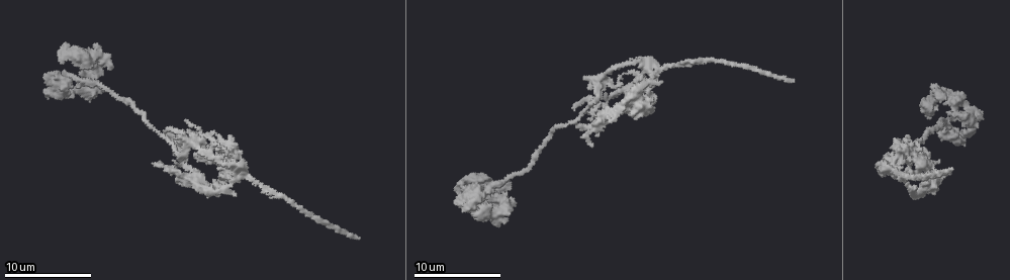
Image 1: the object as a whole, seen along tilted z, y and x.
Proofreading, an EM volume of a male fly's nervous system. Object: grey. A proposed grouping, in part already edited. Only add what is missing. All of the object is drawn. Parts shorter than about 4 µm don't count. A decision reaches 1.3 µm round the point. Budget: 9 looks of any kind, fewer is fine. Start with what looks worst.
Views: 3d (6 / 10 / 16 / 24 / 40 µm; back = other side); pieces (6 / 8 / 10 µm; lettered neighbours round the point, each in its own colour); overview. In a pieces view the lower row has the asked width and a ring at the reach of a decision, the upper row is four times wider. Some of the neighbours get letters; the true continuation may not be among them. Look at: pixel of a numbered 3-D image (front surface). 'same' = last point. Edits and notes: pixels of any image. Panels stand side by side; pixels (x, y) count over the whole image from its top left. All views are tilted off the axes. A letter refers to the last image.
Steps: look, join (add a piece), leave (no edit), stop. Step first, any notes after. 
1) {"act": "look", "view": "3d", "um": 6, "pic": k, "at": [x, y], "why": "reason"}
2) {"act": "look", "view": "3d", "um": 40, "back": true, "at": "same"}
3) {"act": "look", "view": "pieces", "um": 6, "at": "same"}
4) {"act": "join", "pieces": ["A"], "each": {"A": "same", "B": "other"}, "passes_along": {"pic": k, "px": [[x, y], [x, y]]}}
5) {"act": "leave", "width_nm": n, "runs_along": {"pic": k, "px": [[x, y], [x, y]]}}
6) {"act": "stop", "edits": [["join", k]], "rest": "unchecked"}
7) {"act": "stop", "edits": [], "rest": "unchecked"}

{"act": "look", "view": "pieces", "um": 6, "pic": 1, "at": [355, 239], "why": "long arm stops here"}

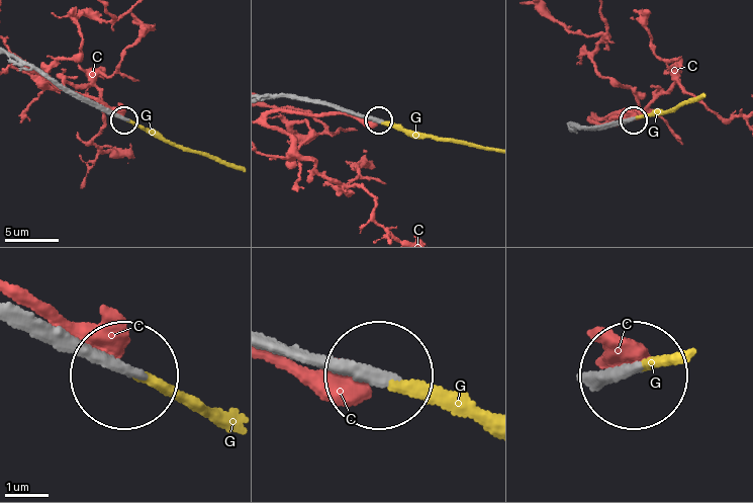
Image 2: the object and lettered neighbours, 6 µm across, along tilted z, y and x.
{"act": "join", "pieces": ["G"], "each": {"C": "other", "G": "same"}, "passes_along": {"pic": 2, "px": [[104, 108], [179, 147], [233, 164]]}, "found": "the cell continues"}

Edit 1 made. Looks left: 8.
{"act": "look", "view": "pieces", "um": 10, "pic": 1, "at": [590, 143]}

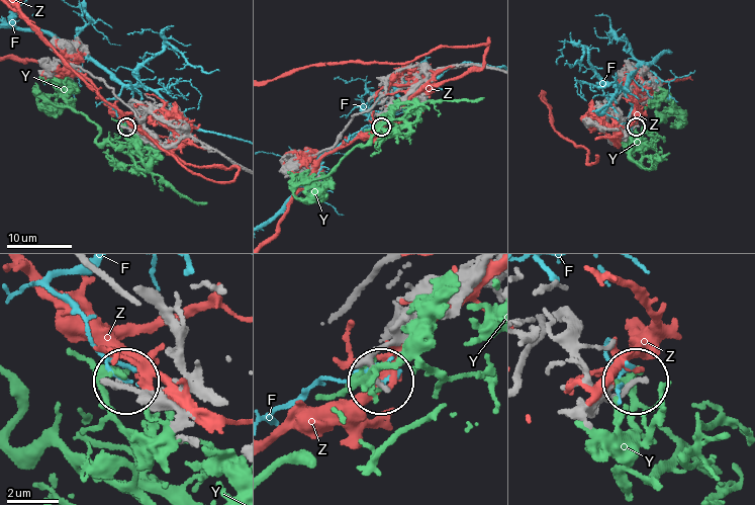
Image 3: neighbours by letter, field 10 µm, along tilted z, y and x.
{"act": "leave", "each": {"F": "other", "Y": "other", "Z": "other"}, "found": "none of them fits"}

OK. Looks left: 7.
{"act": "look", "view": "3d", "um": 10, "pic": 1, "at": [575, 107], "why": "an open end"}

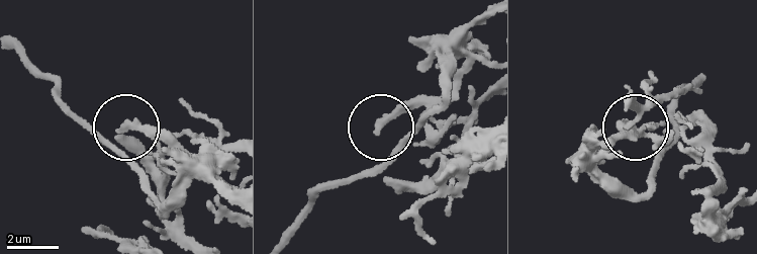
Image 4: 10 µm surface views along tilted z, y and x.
{"act": "look", "view": "pieces", "um": 10, "pic": 4, "at": [122, 129]}

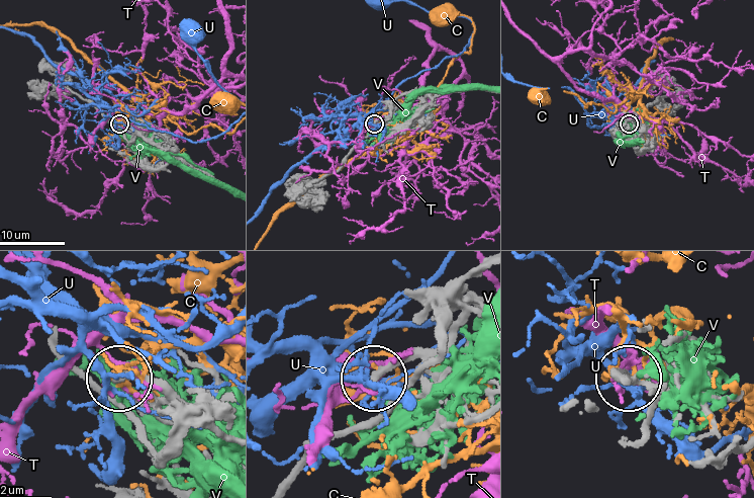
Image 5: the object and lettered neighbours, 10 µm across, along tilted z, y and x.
{"act": "leave", "each": {"C": "other", "T": "other", "U": "other", "V": "other"}, "found": "no lettered piece goes on from it"}

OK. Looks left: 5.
{"act": "look", "view": "pieces", "um": 10, "pic": 1, "at": [460, 185], "why": "end of a long branch"}

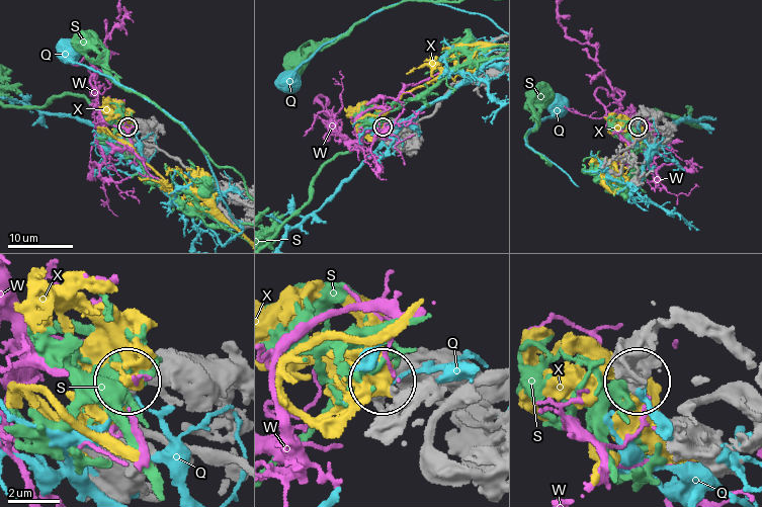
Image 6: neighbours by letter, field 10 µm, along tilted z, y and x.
{"act": "leave", "each": {"Q": "other", "S": "other", "W": "other", "X": "other"}, "found": "none of them fits"}

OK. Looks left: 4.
{"act": "stop", "edits": [["join", 2]], "rest": "unchecked"}

